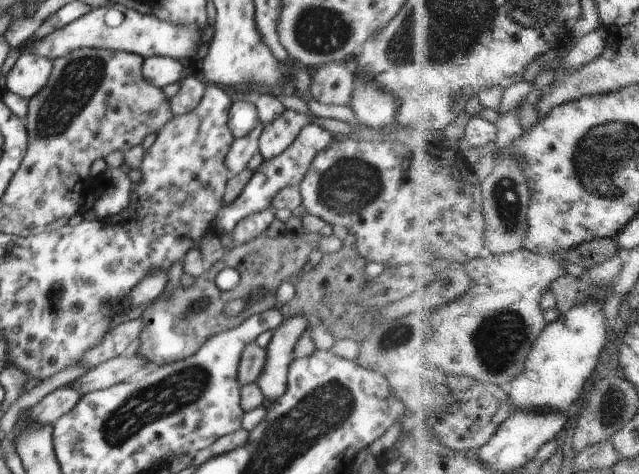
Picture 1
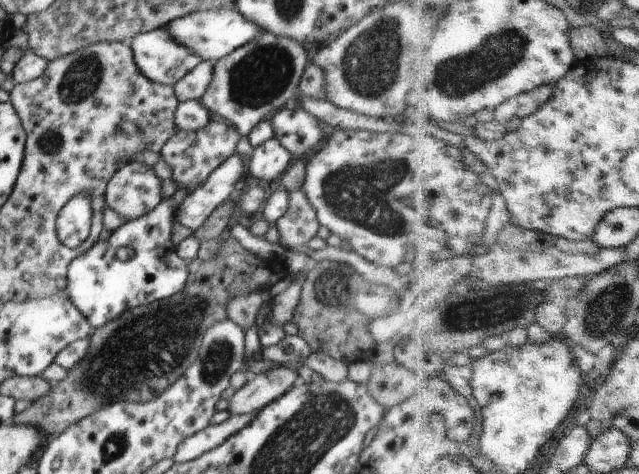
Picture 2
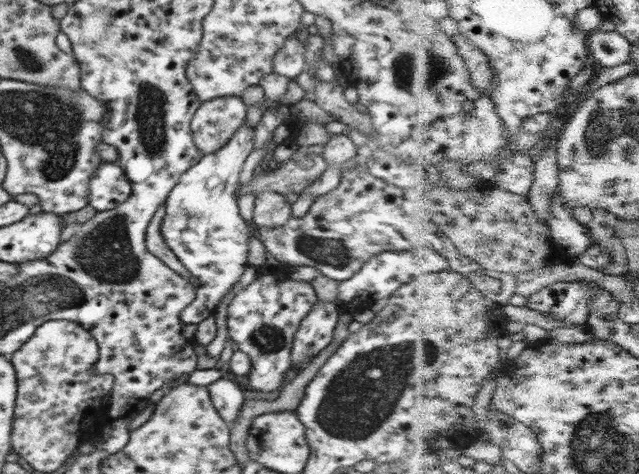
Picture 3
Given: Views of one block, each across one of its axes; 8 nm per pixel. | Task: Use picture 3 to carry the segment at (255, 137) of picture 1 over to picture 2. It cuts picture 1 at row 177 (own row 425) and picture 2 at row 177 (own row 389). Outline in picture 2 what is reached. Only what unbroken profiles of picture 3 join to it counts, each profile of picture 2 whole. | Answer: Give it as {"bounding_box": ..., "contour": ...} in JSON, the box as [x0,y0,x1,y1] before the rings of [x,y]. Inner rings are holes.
{"bounding_box":[175,153,245,230],"contour":[[[238,153],[229,156],[210,173],[202,186],[185,197],[175,210],[175,219],[190,230],[198,230],[210,214],[228,200],[245,173],[242,156]]]}

